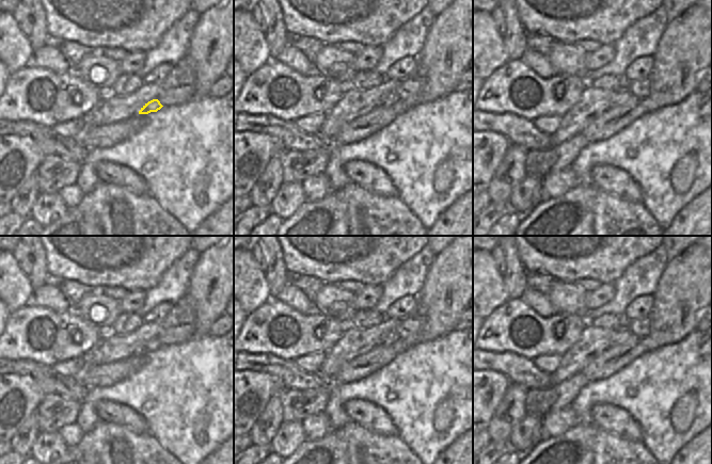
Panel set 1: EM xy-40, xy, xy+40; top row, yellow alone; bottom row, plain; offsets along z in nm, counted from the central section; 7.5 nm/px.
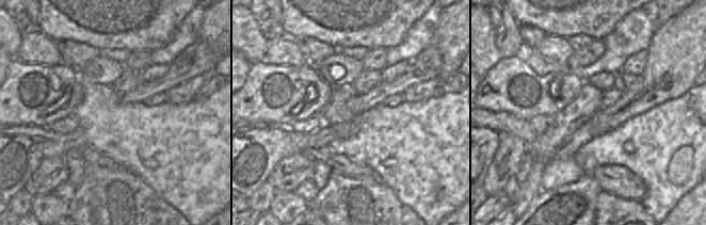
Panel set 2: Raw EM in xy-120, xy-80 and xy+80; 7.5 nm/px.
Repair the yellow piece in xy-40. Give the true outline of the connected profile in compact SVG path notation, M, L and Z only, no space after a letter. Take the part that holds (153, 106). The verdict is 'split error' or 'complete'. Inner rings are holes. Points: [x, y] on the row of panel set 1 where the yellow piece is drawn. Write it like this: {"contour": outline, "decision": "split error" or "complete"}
{"contour": "M153 99L141 108L141 110L139 111L139 114L148 114L151 112L157 112L162 107L163 106L160 103L158 99Z", "decision": "complete"}

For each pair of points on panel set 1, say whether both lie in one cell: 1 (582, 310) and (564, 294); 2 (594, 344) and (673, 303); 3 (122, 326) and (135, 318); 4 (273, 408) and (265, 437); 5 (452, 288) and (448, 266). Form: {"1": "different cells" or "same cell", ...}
{"1": "same cell", "2": "different cells", "3": "same cell", "4": "same cell", "5": "same cell"}

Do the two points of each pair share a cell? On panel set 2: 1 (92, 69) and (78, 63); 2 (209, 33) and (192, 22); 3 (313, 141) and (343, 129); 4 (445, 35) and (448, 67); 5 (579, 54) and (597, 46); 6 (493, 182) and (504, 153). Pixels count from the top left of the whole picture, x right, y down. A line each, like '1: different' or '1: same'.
1: different
2: different
3: same
4: same
5: same
6: same

